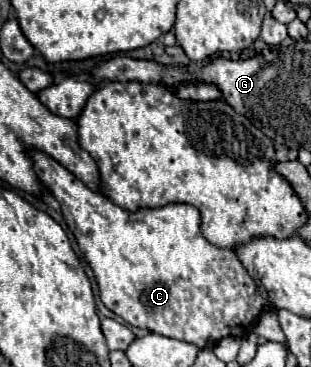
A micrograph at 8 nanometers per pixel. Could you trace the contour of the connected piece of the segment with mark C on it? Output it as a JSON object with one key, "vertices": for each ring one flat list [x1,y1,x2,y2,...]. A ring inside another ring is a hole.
{"vertices":[[29,149,29,155,33,159,35,175,59,201,65,223,73,231,85,261,95,273,103,305,125,323,149,329,157,335,193,343,199,349,211,349,223,337,241,337,253,329,267,301,259,295,255,281,239,263,237,255,231,249,213,247,213,243,201,235,201,215,193,205,169,203,155,209,141,207,139,211,127,211,103,193,89,189,47,153]]}

